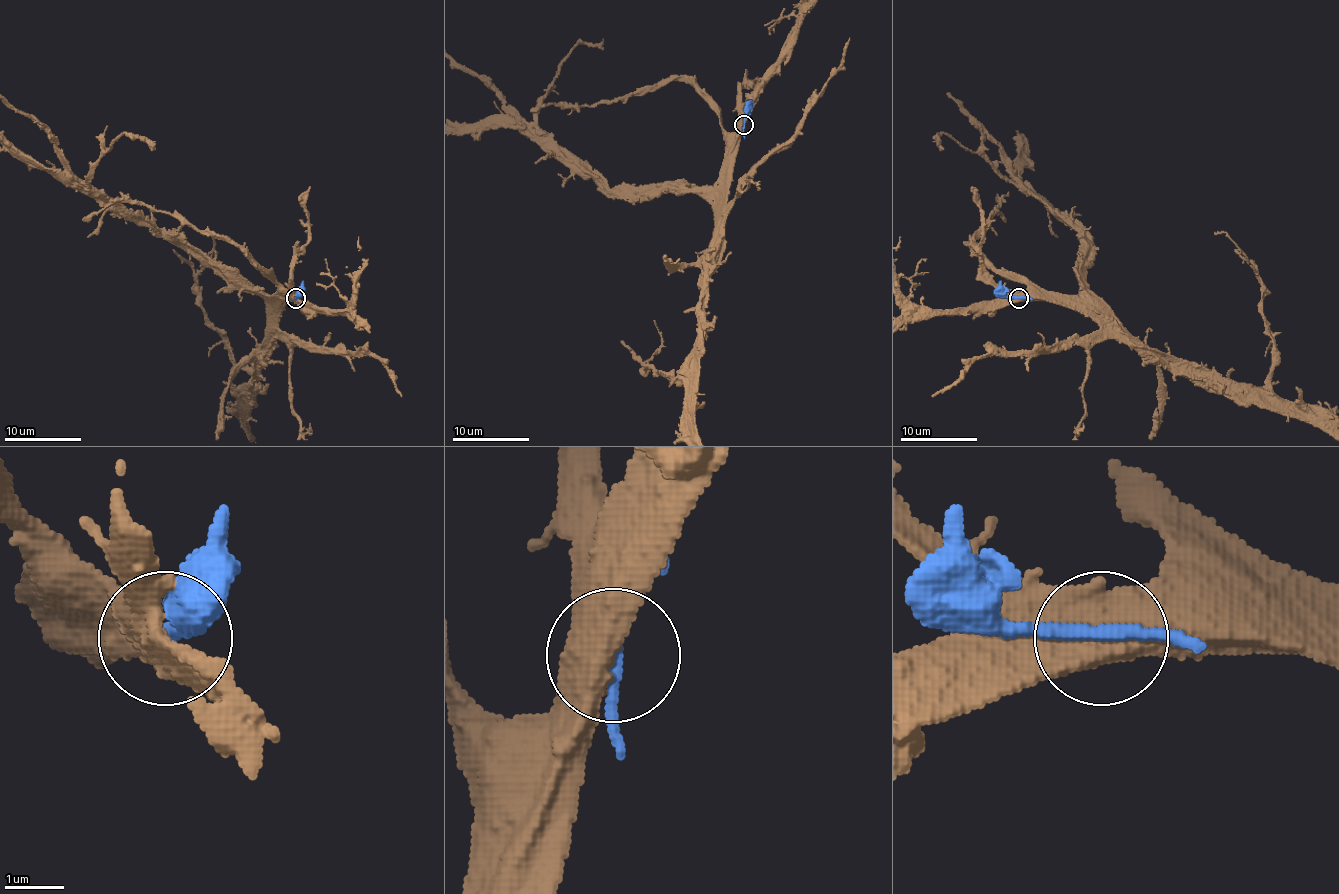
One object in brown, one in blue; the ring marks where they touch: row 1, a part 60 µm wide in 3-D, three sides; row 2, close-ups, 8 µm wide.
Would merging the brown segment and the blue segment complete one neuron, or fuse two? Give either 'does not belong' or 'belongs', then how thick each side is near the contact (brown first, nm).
does not belong; 550 nm thick on the brown side, 190 nm on the other

